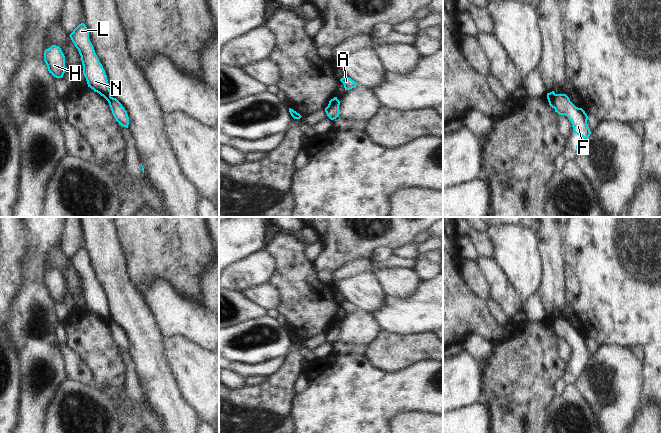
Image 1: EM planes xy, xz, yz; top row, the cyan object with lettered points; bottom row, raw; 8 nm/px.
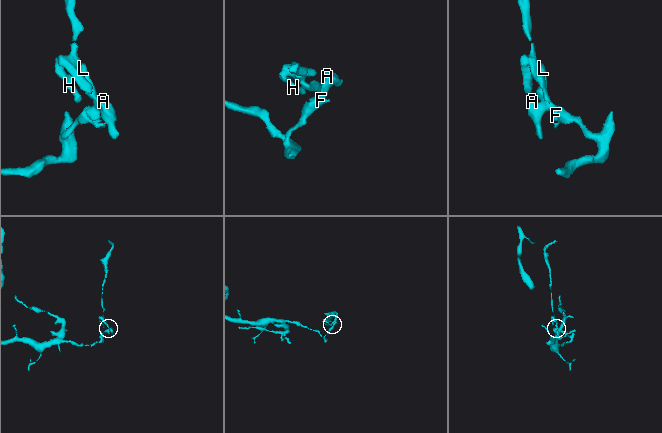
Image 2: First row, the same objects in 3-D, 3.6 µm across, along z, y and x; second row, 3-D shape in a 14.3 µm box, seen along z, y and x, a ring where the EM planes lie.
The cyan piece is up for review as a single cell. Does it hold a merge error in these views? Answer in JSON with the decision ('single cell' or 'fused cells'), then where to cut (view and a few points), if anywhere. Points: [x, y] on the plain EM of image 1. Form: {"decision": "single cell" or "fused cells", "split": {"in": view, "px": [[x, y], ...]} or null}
{"decision": "fused cells", "split": {"in": "xy", "px": [[110, 320], [107, 324]]}}

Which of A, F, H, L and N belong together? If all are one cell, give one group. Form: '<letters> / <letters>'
A F / H L N

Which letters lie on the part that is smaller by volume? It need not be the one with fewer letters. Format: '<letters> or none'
H, L, N

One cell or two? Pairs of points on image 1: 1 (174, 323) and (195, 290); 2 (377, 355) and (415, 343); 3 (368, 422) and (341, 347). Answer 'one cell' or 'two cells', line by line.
1: two cells
2: one cell
3: two cells

